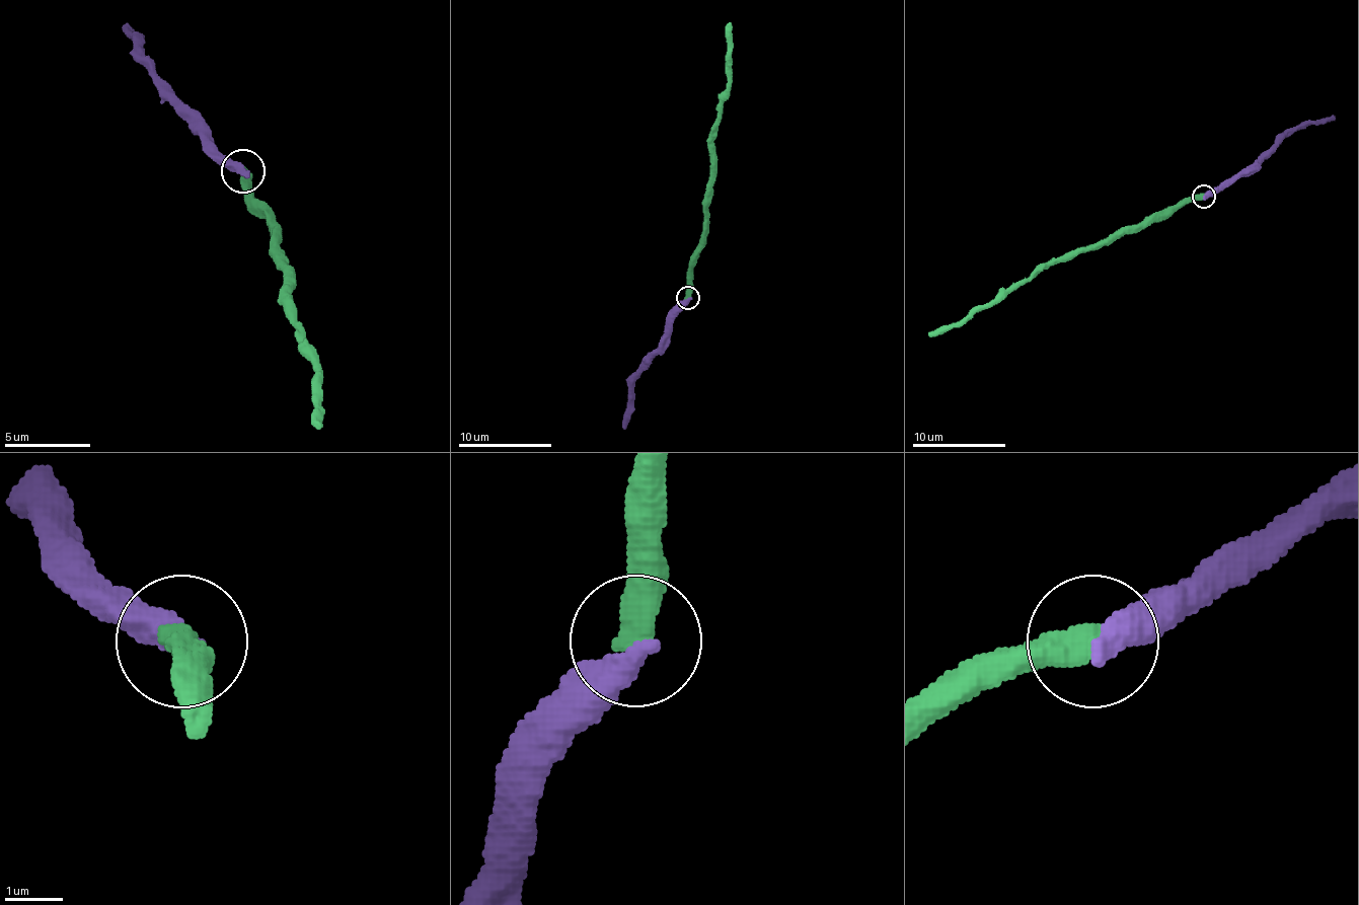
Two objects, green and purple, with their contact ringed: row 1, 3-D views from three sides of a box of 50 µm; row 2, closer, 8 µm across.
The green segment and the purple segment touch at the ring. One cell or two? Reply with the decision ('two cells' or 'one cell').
one cell

